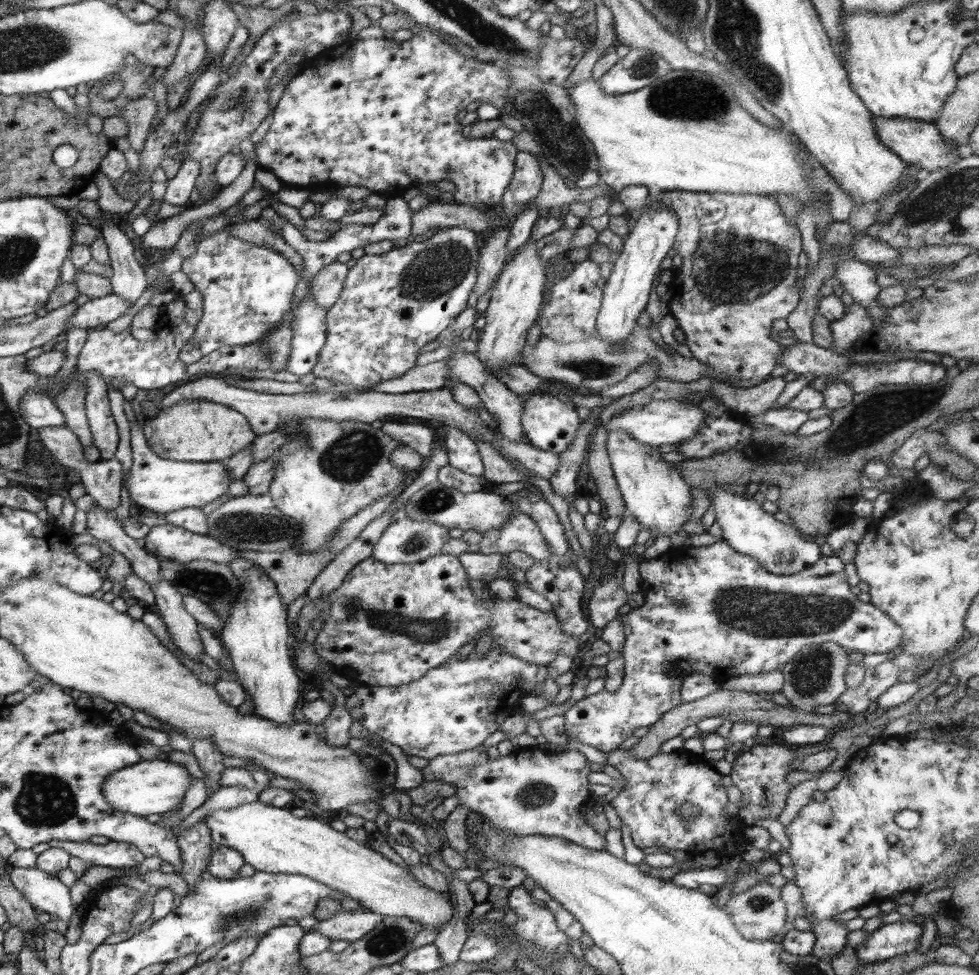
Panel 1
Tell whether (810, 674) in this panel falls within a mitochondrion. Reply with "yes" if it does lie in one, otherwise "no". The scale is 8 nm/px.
yes

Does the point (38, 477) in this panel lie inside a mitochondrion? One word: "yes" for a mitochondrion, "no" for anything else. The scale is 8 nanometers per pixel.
no

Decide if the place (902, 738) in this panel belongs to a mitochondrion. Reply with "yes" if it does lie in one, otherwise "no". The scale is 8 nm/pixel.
no

